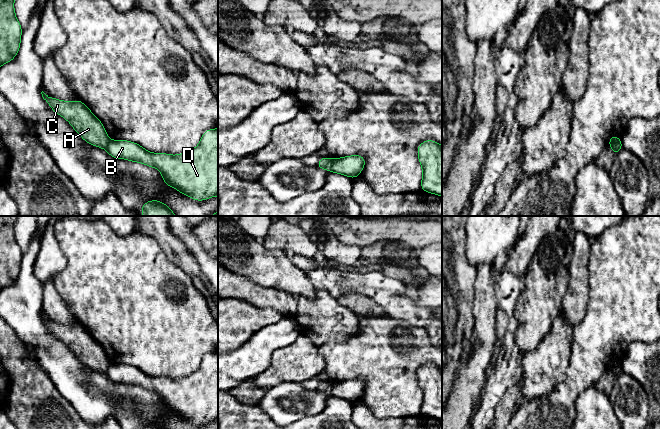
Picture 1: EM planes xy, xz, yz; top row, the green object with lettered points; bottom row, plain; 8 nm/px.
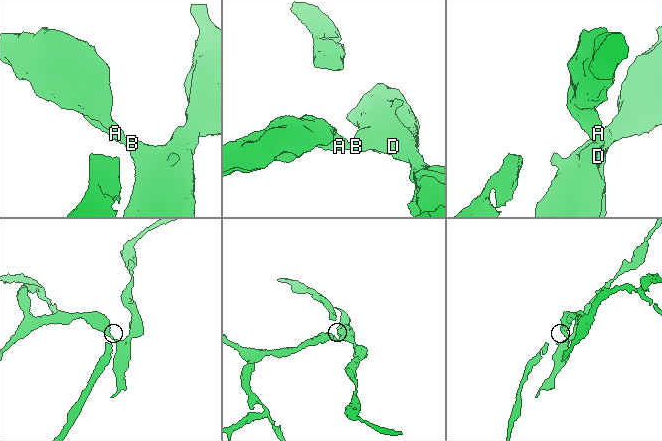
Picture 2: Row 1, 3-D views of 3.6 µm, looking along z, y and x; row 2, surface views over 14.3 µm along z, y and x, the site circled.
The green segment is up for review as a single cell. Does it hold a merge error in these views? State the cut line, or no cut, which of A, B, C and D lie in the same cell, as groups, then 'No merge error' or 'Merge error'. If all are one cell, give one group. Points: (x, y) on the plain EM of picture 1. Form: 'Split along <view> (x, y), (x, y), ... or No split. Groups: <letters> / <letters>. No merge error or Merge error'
Split along xz (333, 383), (330, 395). Groups: A C / B D. Merge error

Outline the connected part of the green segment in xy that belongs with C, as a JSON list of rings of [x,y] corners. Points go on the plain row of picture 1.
[[[43,315],[41,318],[51,333],[67,344],[84,365],[106,374],[110,363],[105,351],[81,324],[62,325],[49,321]]]

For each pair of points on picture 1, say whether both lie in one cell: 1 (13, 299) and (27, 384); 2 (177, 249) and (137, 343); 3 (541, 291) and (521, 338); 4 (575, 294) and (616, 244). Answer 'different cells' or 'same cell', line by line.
1: different cells
2: different cells
3: same cell
4: different cells

